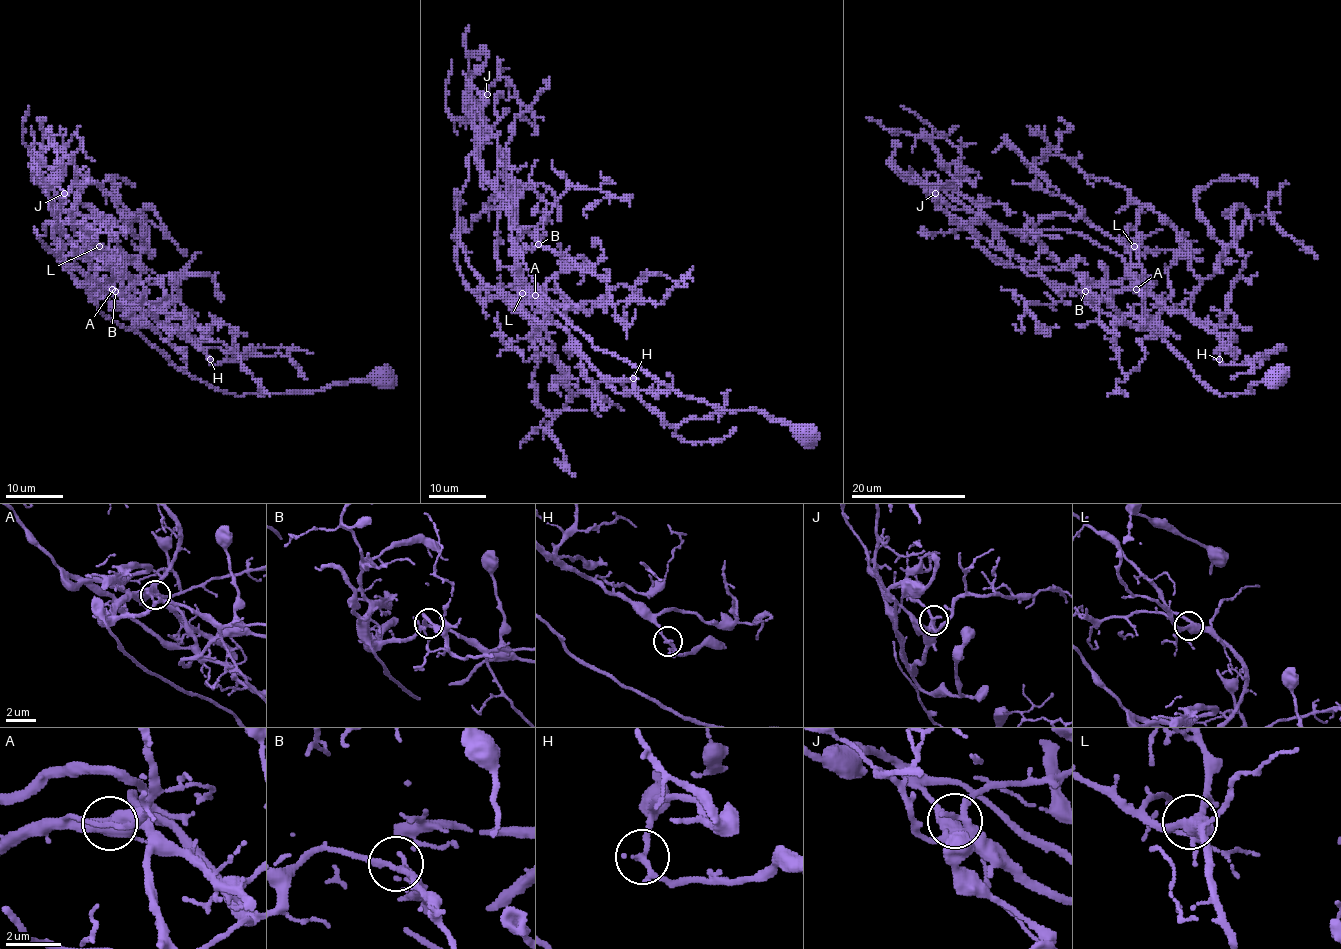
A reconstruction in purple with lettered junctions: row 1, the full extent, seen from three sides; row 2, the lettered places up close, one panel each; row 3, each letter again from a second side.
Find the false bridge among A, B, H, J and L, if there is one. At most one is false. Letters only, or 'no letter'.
no letter

